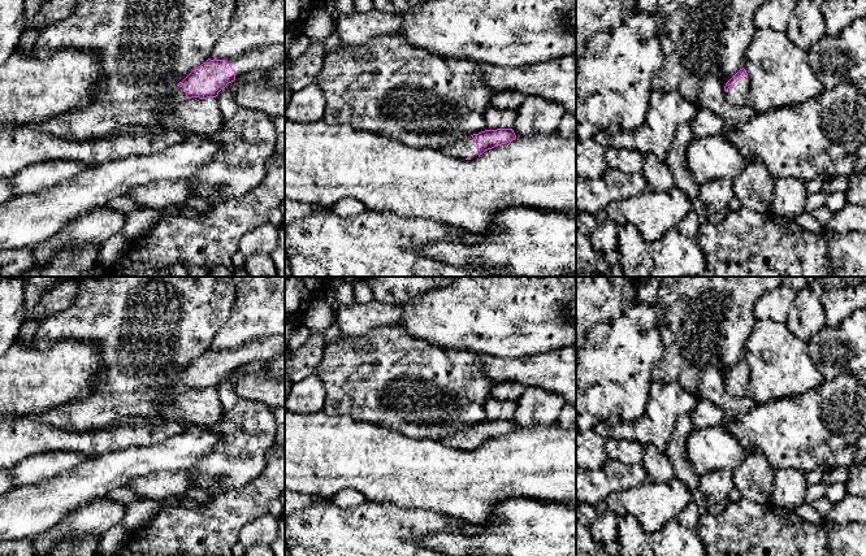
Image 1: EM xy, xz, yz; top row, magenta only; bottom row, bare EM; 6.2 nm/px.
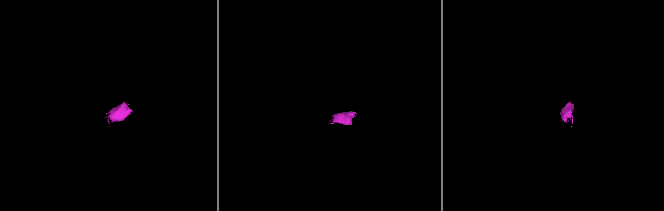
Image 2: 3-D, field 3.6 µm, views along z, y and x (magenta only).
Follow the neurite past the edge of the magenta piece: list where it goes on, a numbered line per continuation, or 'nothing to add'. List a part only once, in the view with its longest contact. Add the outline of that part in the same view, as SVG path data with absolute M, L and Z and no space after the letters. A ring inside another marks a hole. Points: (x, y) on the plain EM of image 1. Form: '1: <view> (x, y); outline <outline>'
1: xy (265, 350); outline M273 335L225 352L226 359L230 356L235 361L235 370L252 361L267 365L272 359L285 355L285 335Z
2: yz (737, 386); outline M744 368L740 369L733 378L727 381L726 386L728 392L735 398L749 400L748 379L749 379L749 370Z

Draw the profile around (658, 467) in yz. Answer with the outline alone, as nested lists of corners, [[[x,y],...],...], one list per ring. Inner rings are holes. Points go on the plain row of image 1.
[[[653,444],[644,448],[642,466],[648,477],[655,482],[667,482],[675,478],[675,469],[667,453]]]

